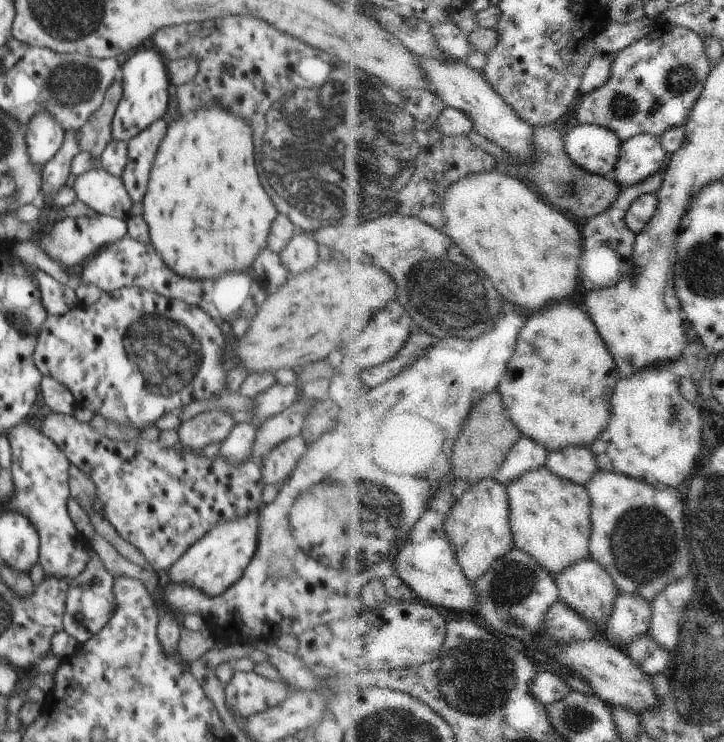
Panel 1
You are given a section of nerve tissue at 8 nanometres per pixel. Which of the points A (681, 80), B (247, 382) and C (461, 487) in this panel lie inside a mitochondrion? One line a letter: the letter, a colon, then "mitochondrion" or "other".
A: mitochondrion
B: other
C: other

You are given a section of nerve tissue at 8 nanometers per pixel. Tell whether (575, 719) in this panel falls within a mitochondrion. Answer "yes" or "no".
yes

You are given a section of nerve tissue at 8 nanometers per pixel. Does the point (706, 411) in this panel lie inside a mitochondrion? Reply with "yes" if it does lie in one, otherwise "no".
no

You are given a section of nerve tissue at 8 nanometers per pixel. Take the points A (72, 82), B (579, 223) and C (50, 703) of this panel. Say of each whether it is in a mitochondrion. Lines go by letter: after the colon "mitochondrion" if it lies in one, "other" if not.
A: mitochondrion
B: other
C: other

